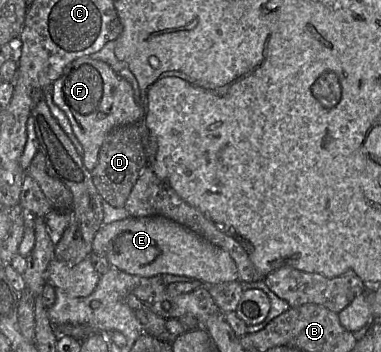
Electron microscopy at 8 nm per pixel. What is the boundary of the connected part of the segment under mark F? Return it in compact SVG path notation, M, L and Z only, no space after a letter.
M88 56L72 61L51 88L54 103L67 116L76 138L83 147L82 160L89 171L96 167L101 146L114 128L138 124L142 119L142 107L135 99L130 83L103 61Z

